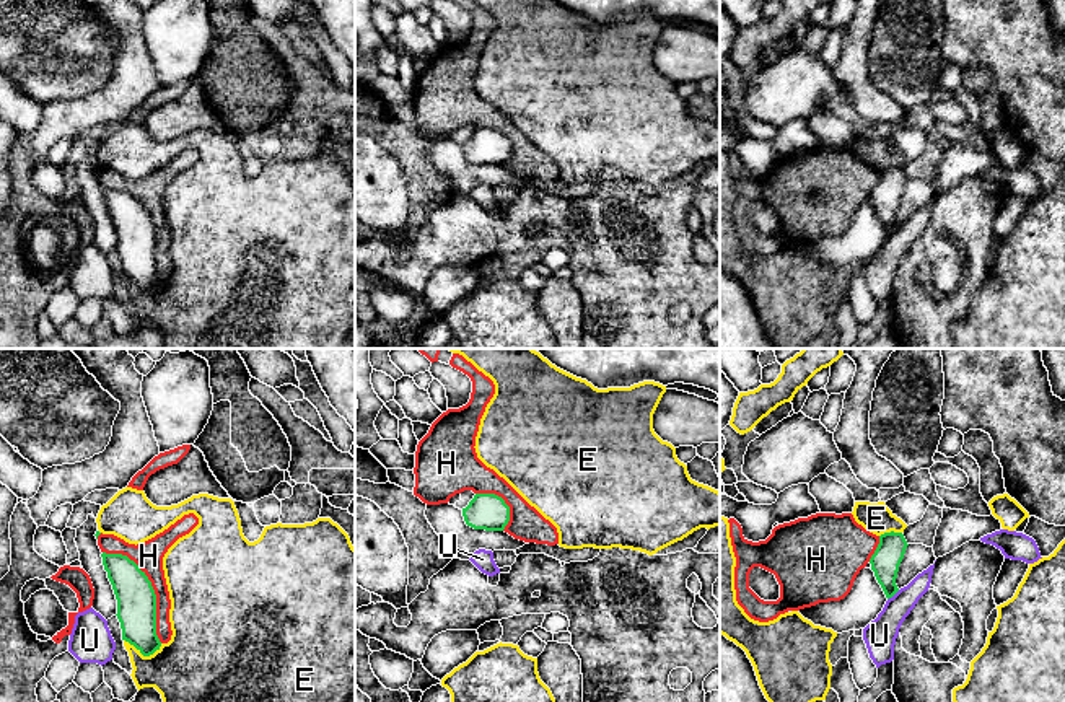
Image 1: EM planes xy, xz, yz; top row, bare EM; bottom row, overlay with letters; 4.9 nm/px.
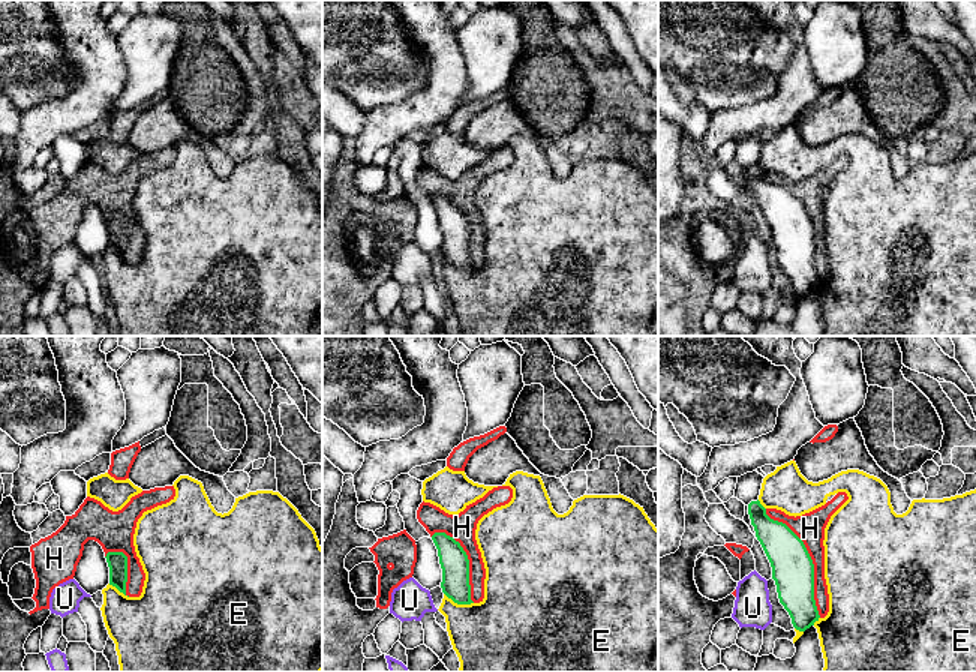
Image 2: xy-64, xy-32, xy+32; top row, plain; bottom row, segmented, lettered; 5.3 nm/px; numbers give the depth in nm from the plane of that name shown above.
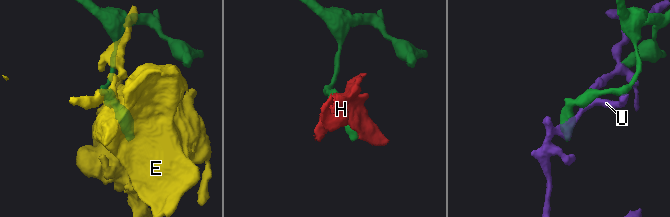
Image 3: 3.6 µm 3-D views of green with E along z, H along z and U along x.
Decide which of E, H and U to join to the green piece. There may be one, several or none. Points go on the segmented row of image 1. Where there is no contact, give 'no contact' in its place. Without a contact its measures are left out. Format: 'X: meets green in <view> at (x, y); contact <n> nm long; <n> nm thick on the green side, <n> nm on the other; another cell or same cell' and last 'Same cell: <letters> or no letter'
E: meets green in xy at (144, 655); contact 190 nm long; 190 nm thick on the green side, 360 nm on the other; another cell
H: meets green in xy at (152, 587); contact 550 nm long; 190 nm thick on the green side, 140 nm on the other; another cell
U: meets green in yz at (893, 595); contact 80 nm long; 140 nm thick on the green side, 160 nm on the other; another cell
Same cell: no letter

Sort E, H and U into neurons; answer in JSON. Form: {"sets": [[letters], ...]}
{"sets": [["E"], ["H"], ["U"]]}

